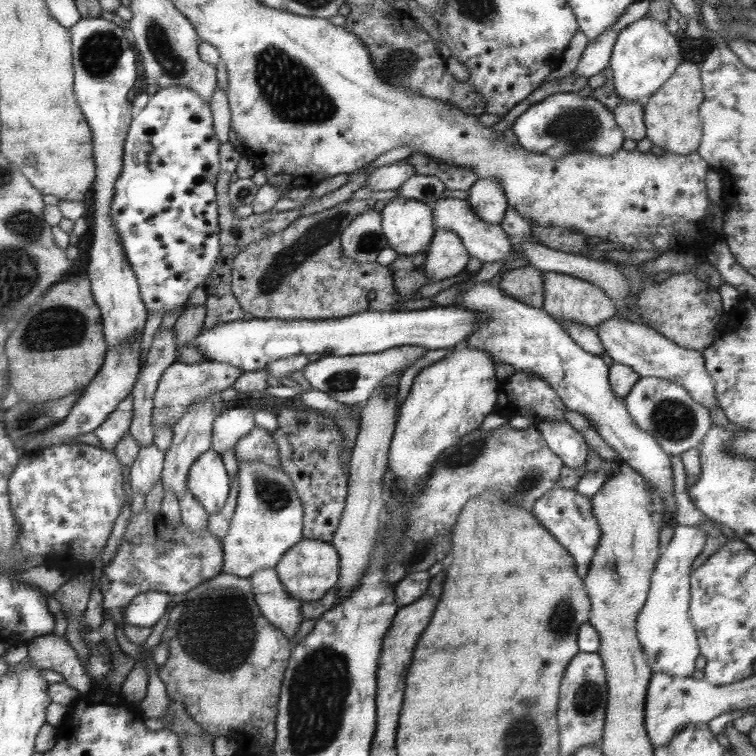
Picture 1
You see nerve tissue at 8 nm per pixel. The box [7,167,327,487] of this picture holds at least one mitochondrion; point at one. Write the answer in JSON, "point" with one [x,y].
{"point":[43,339]}

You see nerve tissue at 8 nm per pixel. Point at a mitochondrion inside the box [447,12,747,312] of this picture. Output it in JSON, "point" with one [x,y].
{"point":[577,127]}

